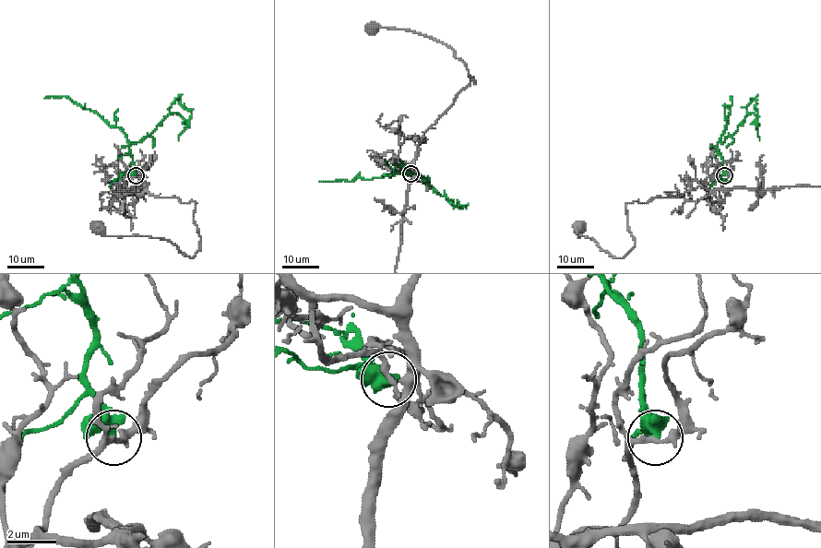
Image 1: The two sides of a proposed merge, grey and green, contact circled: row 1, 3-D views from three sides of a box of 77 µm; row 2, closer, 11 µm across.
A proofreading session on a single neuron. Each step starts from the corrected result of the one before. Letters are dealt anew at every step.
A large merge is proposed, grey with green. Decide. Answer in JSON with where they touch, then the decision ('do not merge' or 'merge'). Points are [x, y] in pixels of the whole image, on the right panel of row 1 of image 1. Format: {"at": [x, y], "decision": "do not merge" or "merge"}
{"at": [724, 175], "decision": "do not merge"}

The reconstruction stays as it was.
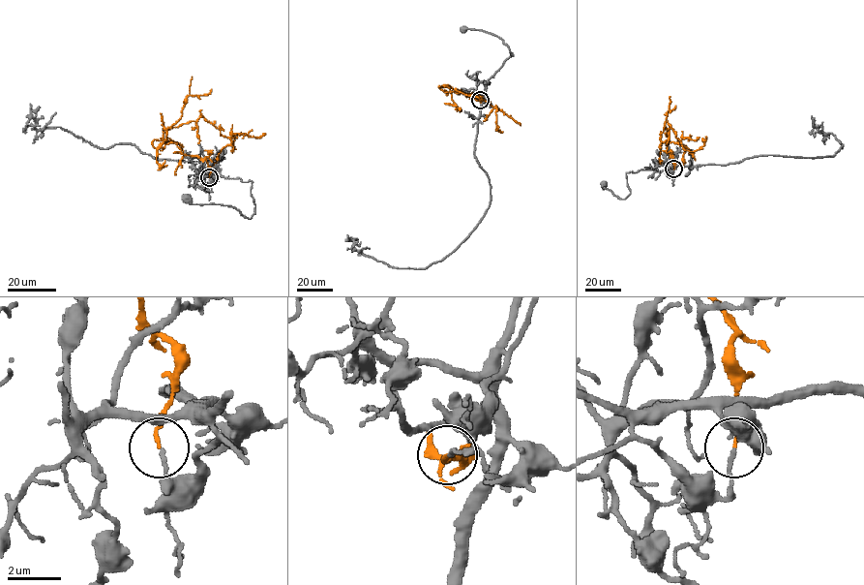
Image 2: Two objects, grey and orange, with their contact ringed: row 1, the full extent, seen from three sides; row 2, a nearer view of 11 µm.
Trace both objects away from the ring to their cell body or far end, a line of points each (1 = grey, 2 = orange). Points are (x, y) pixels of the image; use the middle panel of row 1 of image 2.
1: (480, 100), (486, 83), (510, 56), (510, 51), (513, 55), (498, 37), (482, 30), (463, 29)
2: (480, 100), (461, 92), (446, 94), (452, 91), (487, 101), (497, 108), (497, 130), (502, 132)

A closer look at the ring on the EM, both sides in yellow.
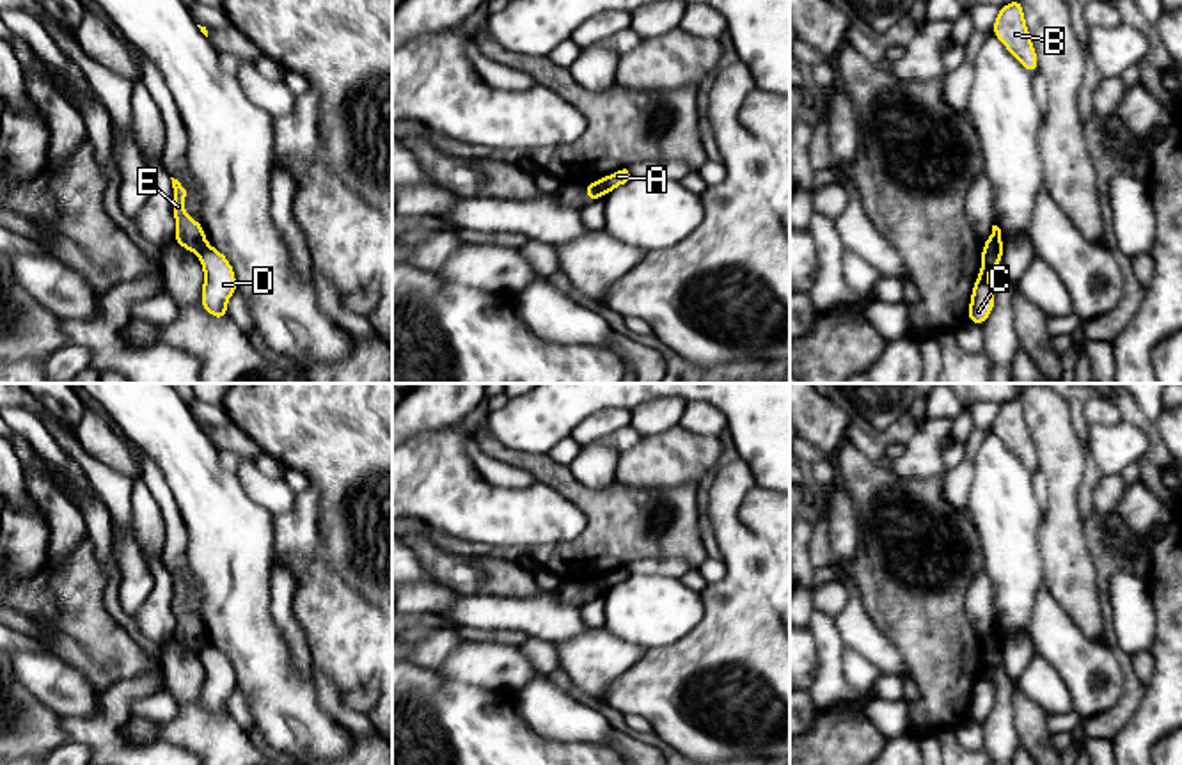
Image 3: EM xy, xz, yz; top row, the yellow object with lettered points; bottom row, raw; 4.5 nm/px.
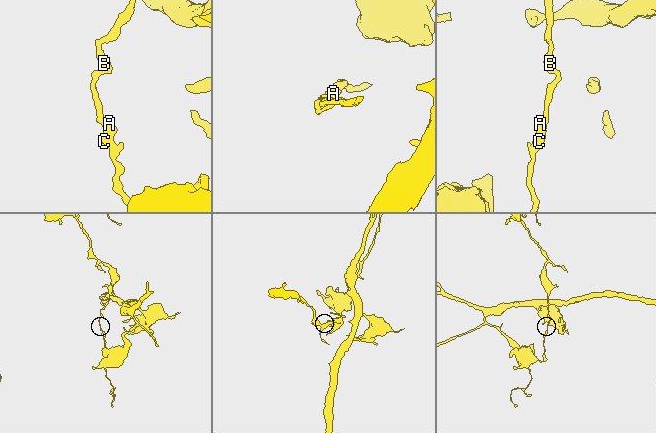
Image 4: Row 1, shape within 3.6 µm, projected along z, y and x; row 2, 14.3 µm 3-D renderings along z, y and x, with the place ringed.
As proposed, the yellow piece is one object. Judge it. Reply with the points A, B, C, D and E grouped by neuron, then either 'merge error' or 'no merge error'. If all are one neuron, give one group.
A C D / B E; merge error

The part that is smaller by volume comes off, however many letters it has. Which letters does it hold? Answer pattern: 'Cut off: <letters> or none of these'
Cut off: B, E

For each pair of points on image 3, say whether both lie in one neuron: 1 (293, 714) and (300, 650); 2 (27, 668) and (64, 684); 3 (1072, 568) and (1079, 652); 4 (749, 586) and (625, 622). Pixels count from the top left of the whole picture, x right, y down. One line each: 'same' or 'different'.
1: different
2: same
3: different
4: different

